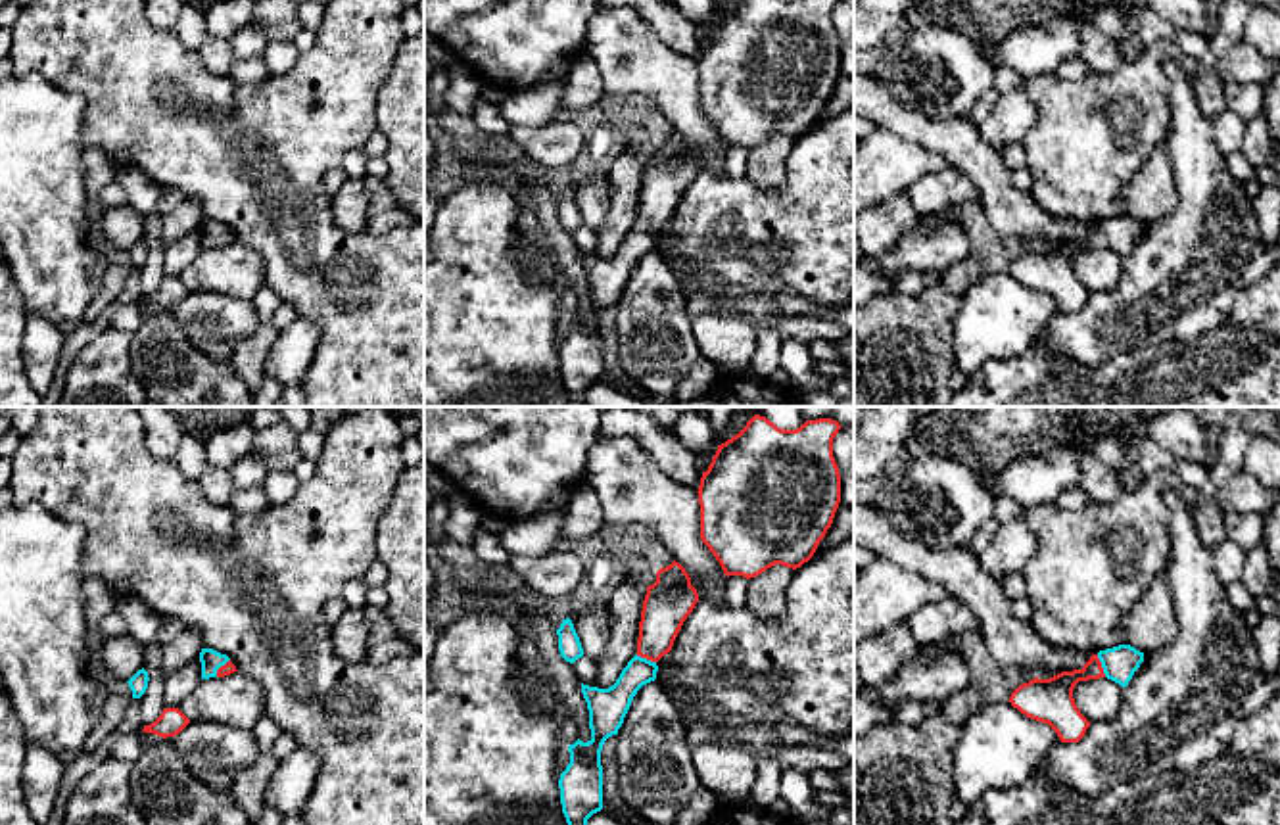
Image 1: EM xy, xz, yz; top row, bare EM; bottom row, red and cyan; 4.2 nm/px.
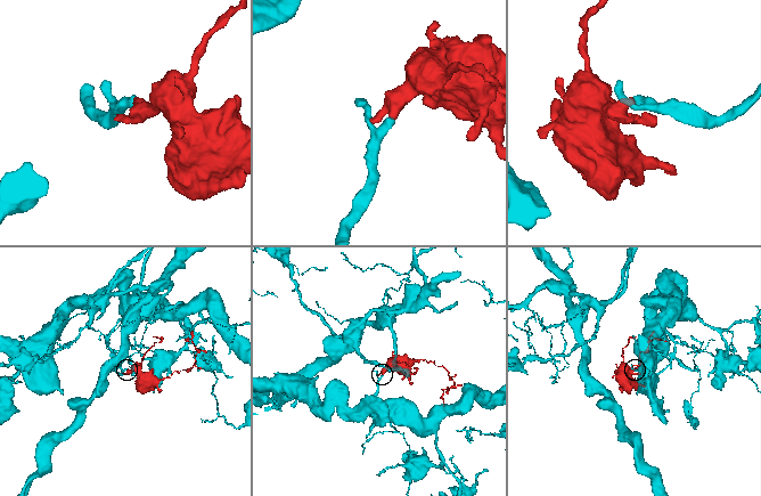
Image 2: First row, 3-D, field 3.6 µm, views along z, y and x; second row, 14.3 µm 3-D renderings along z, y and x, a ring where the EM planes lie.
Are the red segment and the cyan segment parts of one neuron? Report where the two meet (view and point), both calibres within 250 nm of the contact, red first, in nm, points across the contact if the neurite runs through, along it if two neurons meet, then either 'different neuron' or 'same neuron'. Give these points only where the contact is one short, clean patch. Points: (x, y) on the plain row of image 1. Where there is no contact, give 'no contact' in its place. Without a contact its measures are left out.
contact yz (1100, 236); calibres 180 and 140 nm; way yz (1052, 271), (1075, 246), (1100, 236), (1119, 233); same neuron

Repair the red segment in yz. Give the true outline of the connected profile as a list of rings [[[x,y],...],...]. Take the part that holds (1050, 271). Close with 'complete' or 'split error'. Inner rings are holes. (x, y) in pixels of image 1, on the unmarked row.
[[[1130,215],[1105,219],[1092,224],[1080,240],[1061,242],[1050,249],[1034,248],[1019,255],[1007,272],[1027,288],[1048,294],[1061,313],[1079,313],[1090,292],[1075,274],[1075,255],[1079,251],[1107,248],[1126,257],[1142,232],[1144,223]]]; split error

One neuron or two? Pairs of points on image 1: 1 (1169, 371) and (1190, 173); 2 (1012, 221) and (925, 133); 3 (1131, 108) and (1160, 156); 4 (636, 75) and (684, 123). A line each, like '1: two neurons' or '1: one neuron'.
1: two neurons
2: one neuron
3: two neurons
4: one neuron

